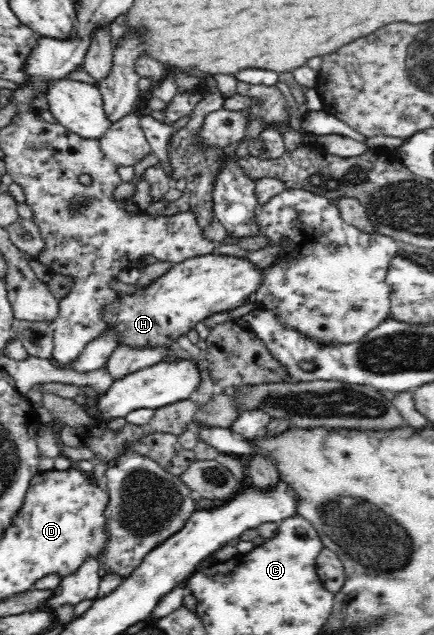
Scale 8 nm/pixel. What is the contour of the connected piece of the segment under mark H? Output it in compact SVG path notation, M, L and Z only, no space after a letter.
M214 253L194 257L182 263L174 264L165 274L151 281L136 293L120 294L114 301L102 307L102 322L106 324L103 333L113 333L117 337L118 347L132 350L149 348L168 350L178 346L180 337L188 335L197 325L215 314L228 312L245 305L245 300L256 293L261 282L261 270L253 266L244 257L220 256Z

